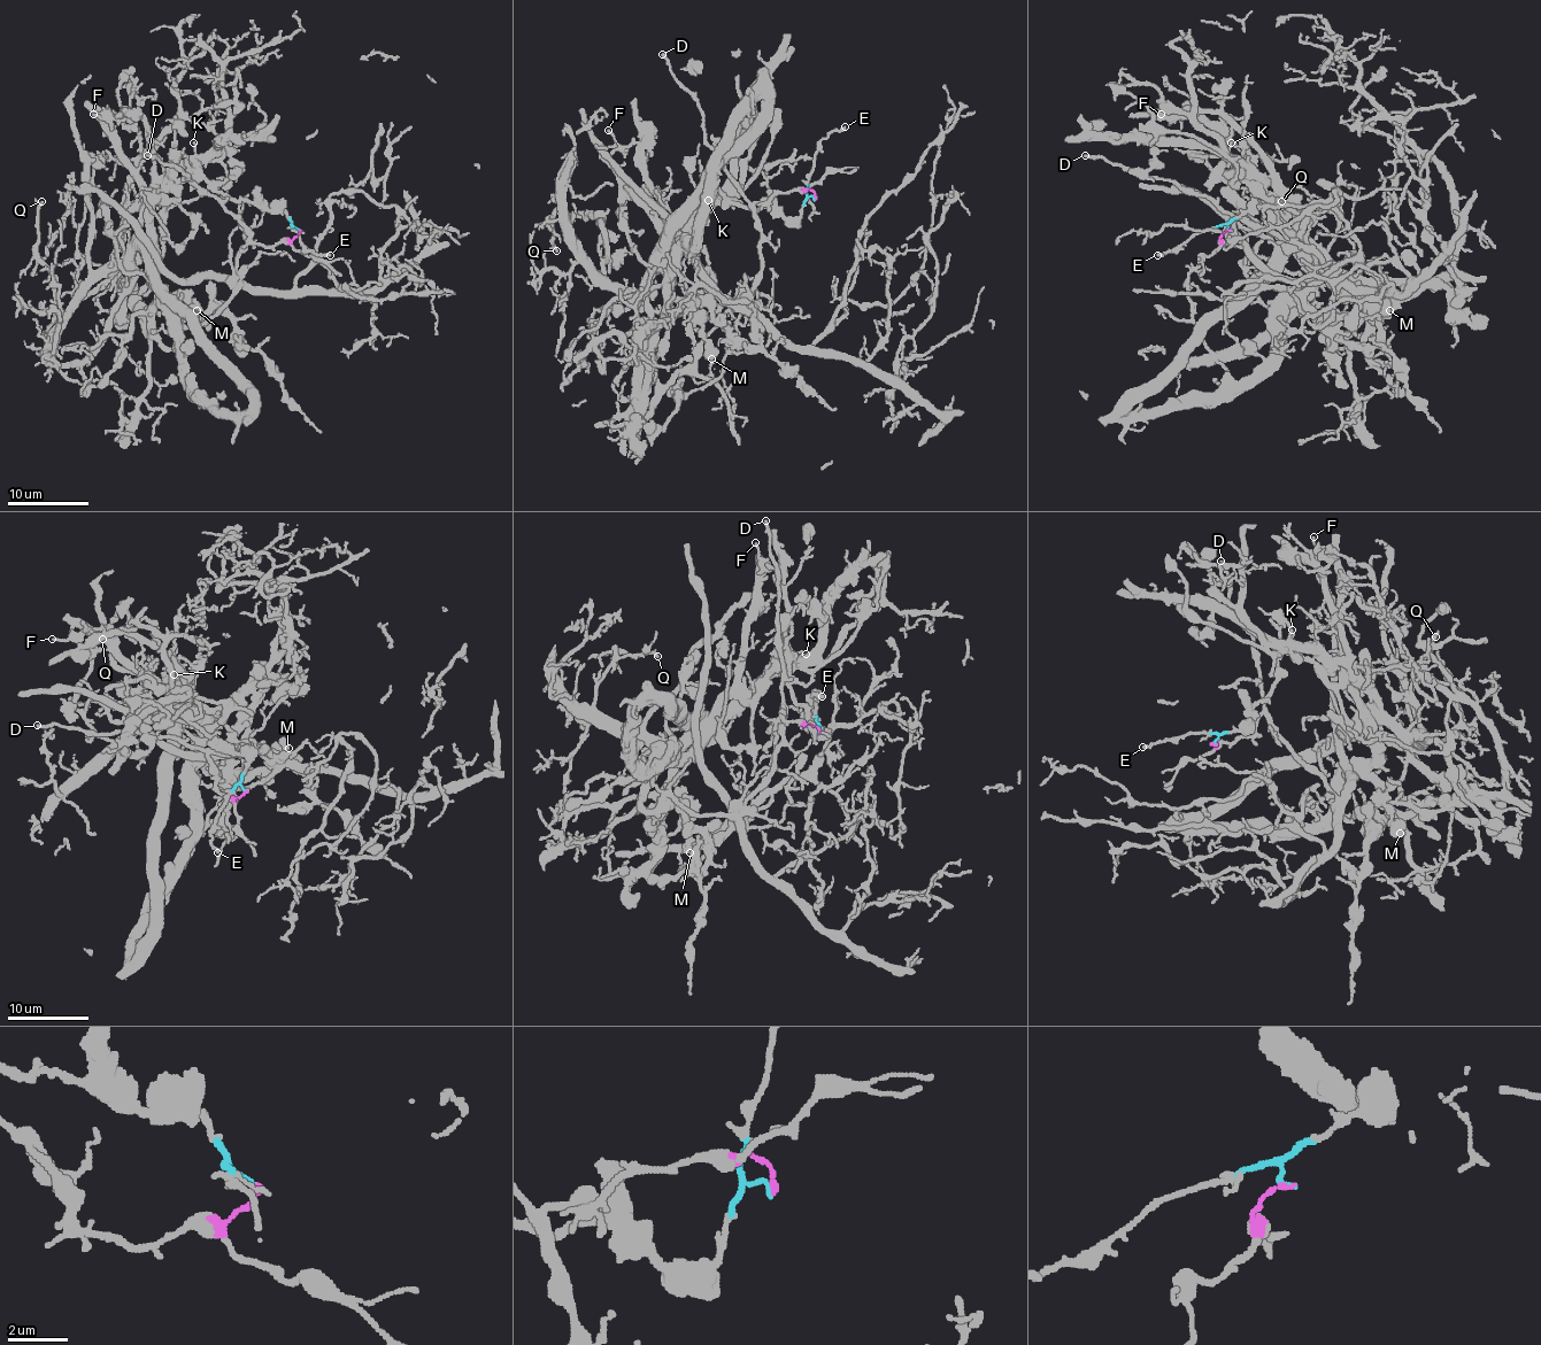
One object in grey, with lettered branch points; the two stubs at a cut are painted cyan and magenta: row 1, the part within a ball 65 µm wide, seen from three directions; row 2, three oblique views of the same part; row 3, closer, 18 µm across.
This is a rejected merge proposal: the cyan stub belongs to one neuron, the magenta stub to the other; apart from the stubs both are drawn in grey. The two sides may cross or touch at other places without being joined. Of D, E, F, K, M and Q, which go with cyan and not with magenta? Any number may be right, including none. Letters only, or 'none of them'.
E, F, K, M, Q

